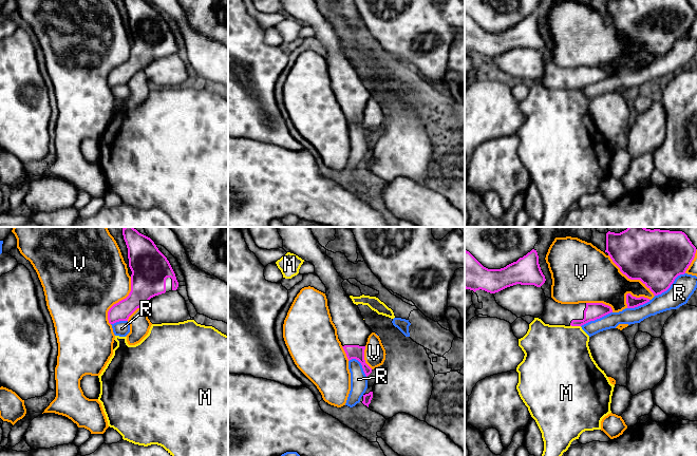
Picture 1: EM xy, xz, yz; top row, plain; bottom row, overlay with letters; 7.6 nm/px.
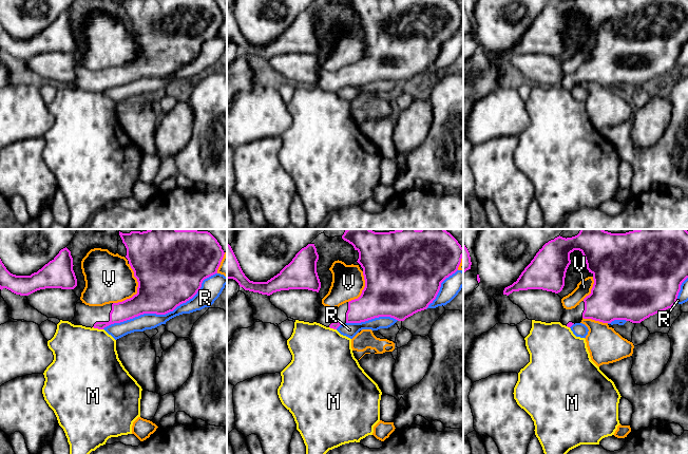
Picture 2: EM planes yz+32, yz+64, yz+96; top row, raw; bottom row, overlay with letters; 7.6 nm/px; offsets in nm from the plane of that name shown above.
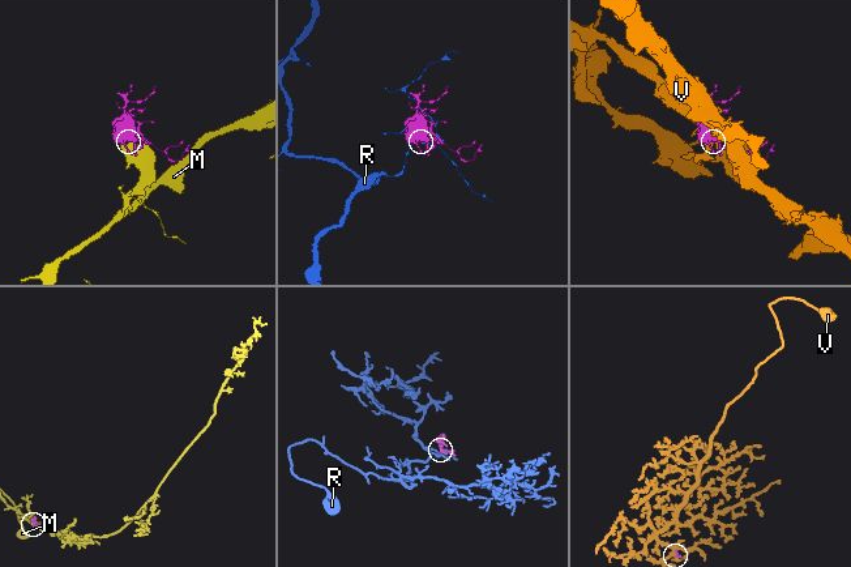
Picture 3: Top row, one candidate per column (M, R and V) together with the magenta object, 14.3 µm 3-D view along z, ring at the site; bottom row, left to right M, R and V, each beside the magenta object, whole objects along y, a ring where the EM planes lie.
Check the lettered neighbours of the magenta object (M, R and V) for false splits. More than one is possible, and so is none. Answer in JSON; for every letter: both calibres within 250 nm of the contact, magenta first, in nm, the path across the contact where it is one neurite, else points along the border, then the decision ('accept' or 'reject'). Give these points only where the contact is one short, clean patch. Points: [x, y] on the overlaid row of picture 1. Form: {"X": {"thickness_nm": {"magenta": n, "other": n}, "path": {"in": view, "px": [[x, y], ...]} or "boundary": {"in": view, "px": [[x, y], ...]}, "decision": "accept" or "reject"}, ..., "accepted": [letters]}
{"M": {"thickness_nm": {"magenta": 130, "other": 440}, "decision": "reject"}, "R": {"thickness_nm": {"magenta": 420, "other": 170}, "decision": "reject"}, "V": {"thickness_nm": {"magenta": 420, "other": 360}, "decision": "reject"}, "accepted": []}

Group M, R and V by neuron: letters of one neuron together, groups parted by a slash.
M / R / V

